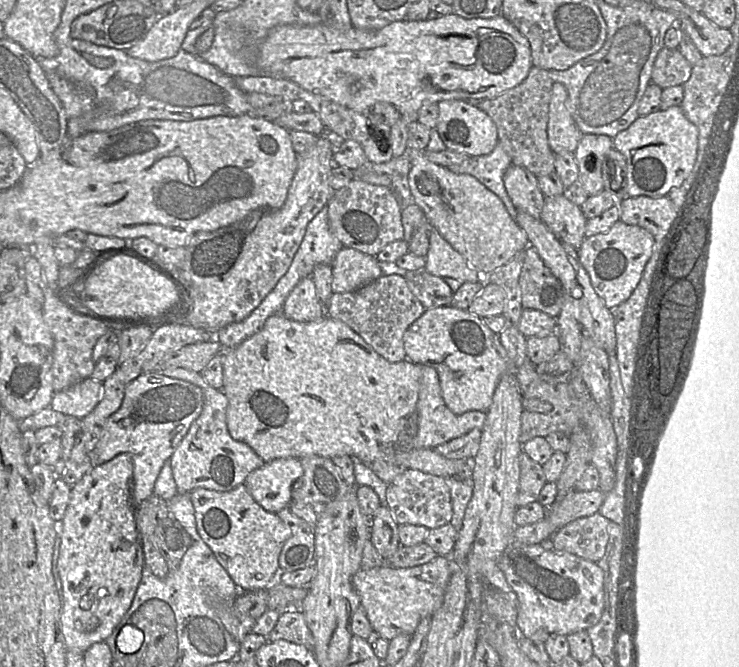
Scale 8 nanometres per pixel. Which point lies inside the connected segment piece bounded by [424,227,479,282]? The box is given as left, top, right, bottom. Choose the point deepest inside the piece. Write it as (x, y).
(442, 260)

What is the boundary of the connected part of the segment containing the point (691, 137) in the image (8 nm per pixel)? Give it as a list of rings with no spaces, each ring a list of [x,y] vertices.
[[[673,106],[664,111],[658,111],[647,116],[639,116],[627,129],[618,133],[614,138],[612,138],[613,147],[619,151],[625,158],[625,170],[624,176],[620,176],[620,189],[624,190],[624,193],[629,197],[637,196],[649,196],[649,197],[661,197],[667,196],[667,194],[673,189],[680,186],[683,181],[687,178],[693,169],[693,166],[697,157],[698,149],[698,129],[692,124],[684,115],[680,106]]]

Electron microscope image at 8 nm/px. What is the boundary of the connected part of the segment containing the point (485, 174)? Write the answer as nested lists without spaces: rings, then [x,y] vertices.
[[[501,143],[487,155],[470,156],[466,161],[447,167],[456,174],[469,174],[479,180],[505,204],[508,212],[516,220],[517,209],[507,194],[504,173],[511,165],[511,157]]]

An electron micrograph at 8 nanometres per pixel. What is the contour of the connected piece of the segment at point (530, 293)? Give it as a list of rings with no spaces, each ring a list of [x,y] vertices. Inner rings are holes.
[[[533,246],[524,250],[519,284],[524,309],[540,310],[554,318],[559,315],[567,294]]]

